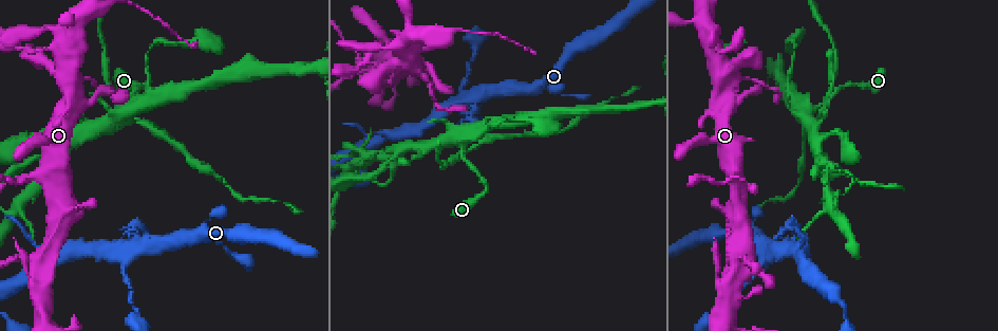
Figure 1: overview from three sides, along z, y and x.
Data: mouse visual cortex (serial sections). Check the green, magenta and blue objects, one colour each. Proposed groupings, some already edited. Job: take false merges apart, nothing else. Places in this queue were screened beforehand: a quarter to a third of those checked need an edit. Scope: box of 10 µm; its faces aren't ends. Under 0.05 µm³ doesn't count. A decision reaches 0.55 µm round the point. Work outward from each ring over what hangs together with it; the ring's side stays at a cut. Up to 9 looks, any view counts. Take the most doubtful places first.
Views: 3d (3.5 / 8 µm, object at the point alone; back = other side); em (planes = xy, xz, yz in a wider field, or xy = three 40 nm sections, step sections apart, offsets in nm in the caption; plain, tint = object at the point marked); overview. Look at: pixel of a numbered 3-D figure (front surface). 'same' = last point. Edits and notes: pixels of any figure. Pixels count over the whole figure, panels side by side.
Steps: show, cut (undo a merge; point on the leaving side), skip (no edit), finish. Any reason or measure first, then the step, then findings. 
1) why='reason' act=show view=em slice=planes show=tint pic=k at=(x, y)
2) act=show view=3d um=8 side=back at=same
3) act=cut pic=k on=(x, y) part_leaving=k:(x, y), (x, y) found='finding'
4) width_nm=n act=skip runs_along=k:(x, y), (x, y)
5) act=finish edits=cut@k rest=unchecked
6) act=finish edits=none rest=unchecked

why='four arms meet' act=show view=em slice=xy step=3 show=tint pic=1 at=(809, 111)

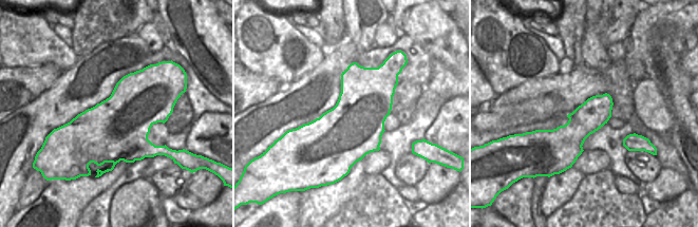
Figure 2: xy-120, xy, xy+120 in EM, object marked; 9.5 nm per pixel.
why='see where the arms go' act=show view=3d um=3.5 at=same

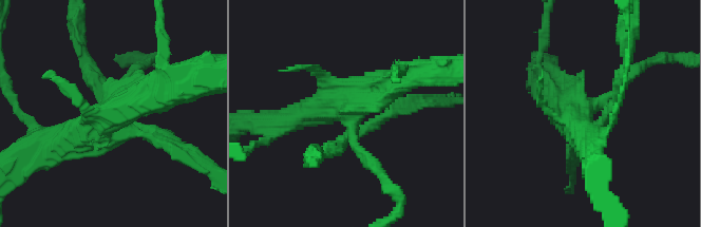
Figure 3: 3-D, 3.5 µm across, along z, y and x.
act=cut pic=3 on=(412, 108) part_leaving=3:(135, 134), (174, 140), (210, 169) found='a second cell is stuck on'

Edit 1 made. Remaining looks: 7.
act=show view=overview

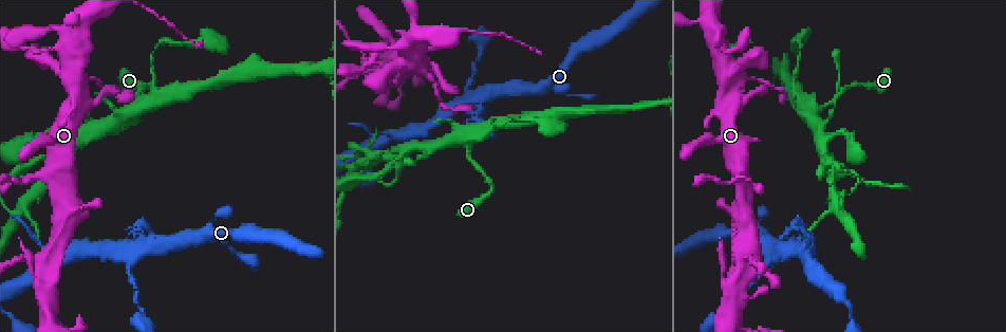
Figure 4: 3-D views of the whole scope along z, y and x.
why='four or more arms meet' act=show view=3d um=3.5 side=back pic=4 at=(475, 96)

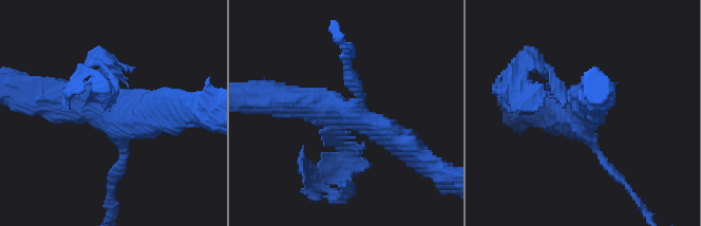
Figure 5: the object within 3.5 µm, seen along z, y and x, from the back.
arms=4 arm_widths_nm=150,150,400,450 why='need the tissue' act=show view=em slice=xy step=5 show=tint pic=5 at=(349, 117)

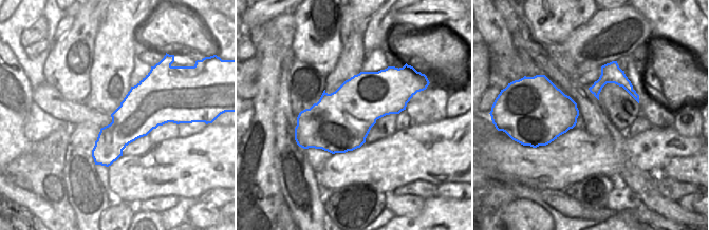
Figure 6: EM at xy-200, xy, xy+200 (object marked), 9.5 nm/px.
width_nm=550 act=cut pic=5 on=(342, 153) part_leaving=5:(336, 127), (332, 181), (348, 186) found='two cells meet here'

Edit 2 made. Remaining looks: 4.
why='thick turns thin' act=show view=3d um=3.5 side=back pic=4 at=(374, 156)

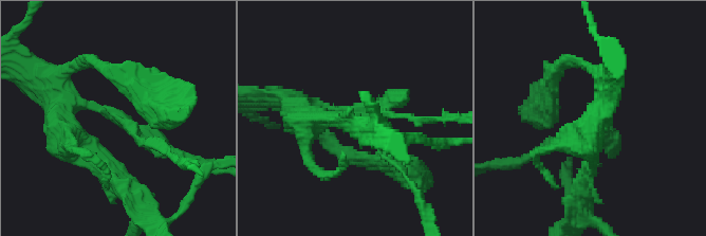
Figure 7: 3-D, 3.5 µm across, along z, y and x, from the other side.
arms=3 arm_widths_nm=100,250,300 act=show view=em slice=xy step=1 show=plain pic=7 at=(121, 118)

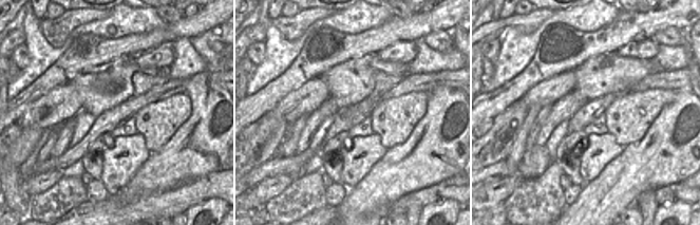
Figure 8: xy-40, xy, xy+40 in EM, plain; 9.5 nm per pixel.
act=show view=em slice=xy step=1 show=tint at=same

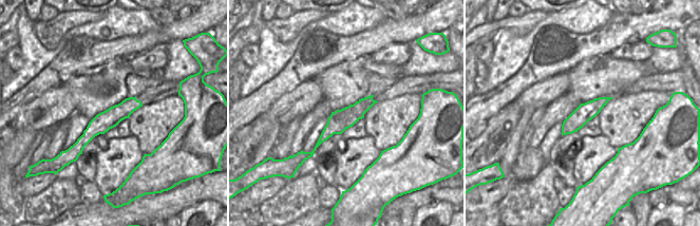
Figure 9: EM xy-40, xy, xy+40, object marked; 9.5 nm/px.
act=cut pic=7 on=(128, 122) part_leaving=7:(98, 111), (144, 130), (169, 157) found='two cells meet here'

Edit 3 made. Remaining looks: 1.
act=finish edits=cut@3,cut@5,cut@7 rest=unchecked

